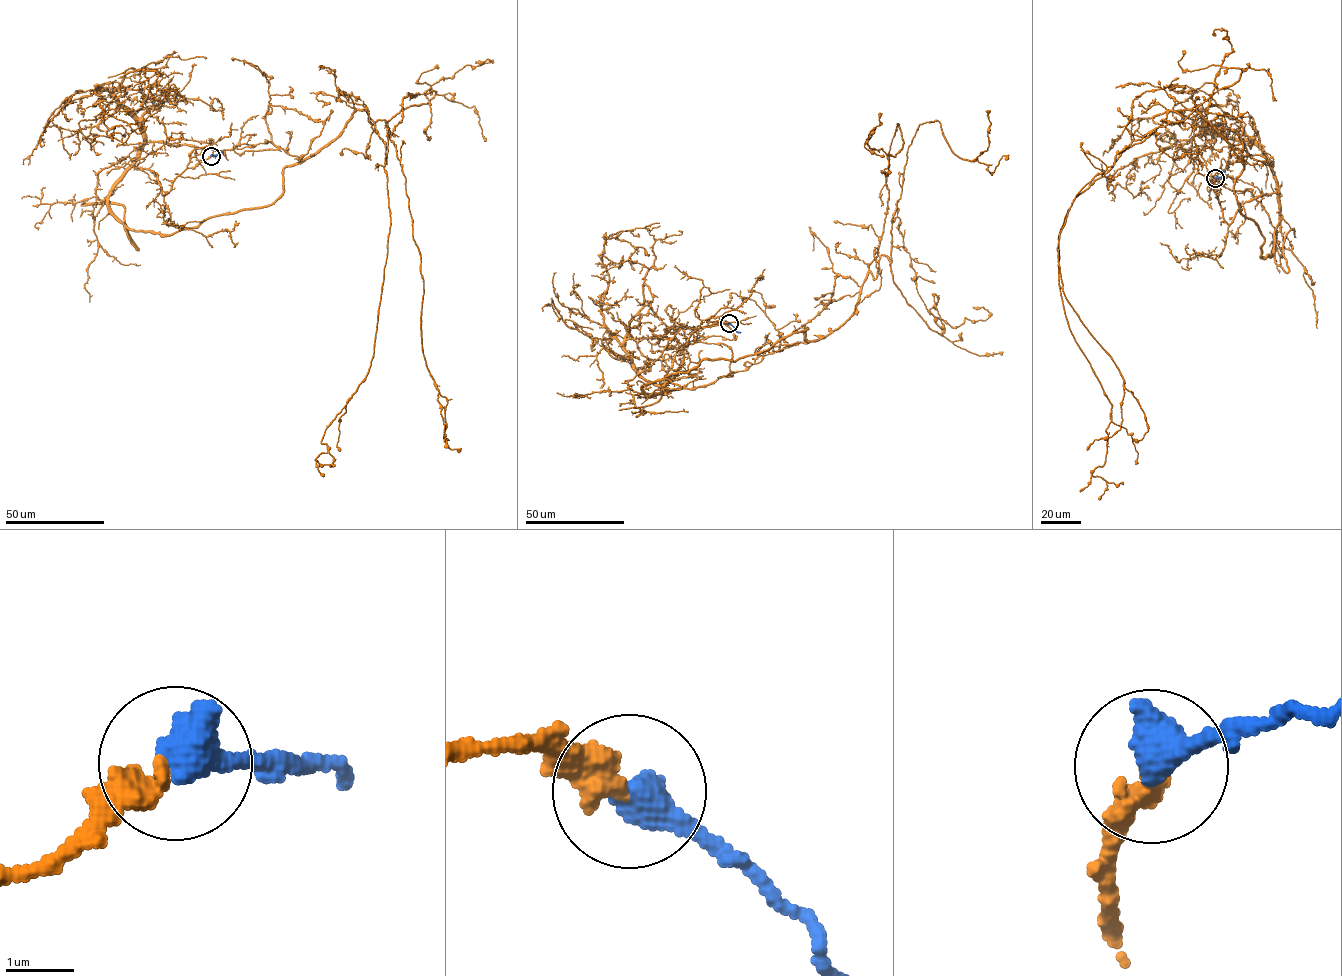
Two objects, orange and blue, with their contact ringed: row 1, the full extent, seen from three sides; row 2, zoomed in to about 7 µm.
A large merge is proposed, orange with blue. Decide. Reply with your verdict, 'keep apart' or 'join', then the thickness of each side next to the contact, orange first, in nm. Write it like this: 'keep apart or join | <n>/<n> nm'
join | 360/600 nm

